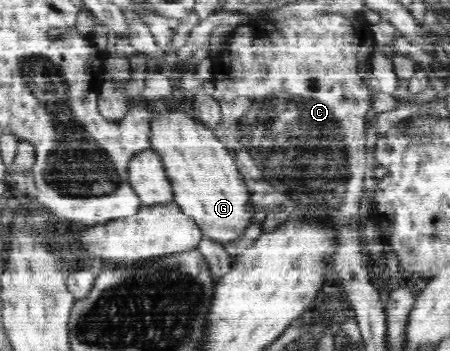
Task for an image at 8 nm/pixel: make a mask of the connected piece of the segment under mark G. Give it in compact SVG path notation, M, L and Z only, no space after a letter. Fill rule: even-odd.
M178 109L169 110L166 114L154 113L153 118L151 128L153 141L150 147L158 149L158 152L162 154L166 173L174 182L174 202L196 221L203 237L223 245L239 243L245 237L245 231L249 229L249 225L253 223L257 209L251 201L250 189L247 187L244 175L240 173L231 152L222 141L219 141L214 130L205 127L197 119L190 118L188 114Z

